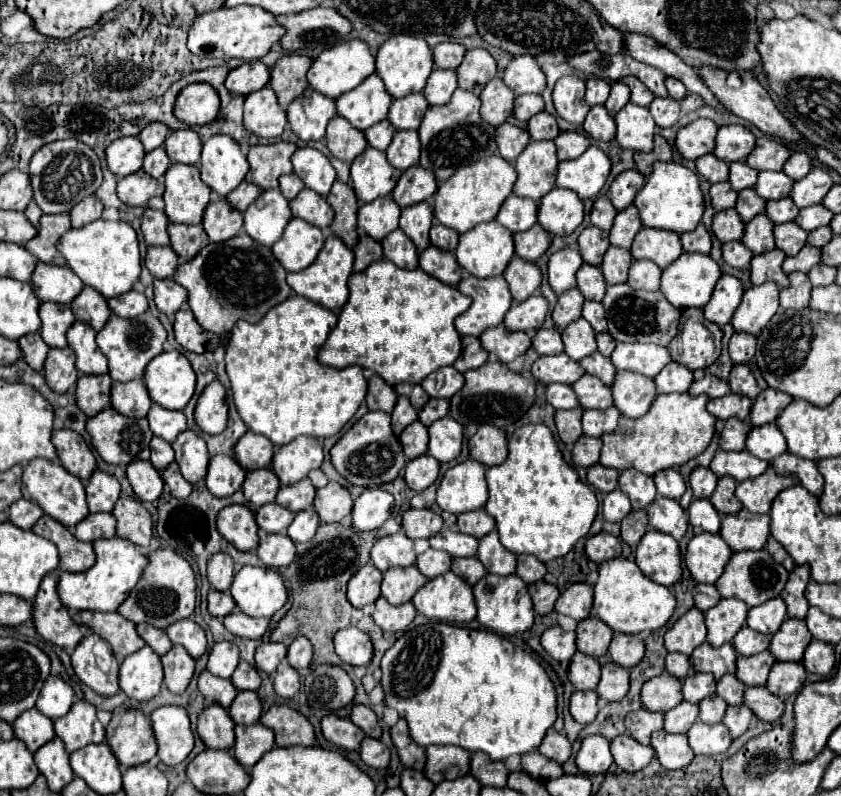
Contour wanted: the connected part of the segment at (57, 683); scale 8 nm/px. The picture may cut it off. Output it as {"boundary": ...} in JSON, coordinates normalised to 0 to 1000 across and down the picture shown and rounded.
{"boundary":[[[57,849],[57,854],[52,857],[52,862],[48,867],[48,874],[43,879],[43,889],[52,899],[67,905],[83,892],[86,882],[88,882],[86,864],[69,849]]]}

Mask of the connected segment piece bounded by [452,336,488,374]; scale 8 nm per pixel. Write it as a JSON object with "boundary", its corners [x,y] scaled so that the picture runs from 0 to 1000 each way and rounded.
{"boundary":[[[554,422],[554,425],[549,425],[549,445],[545,447],[545,452],[537,460],[552,470],[556,465],[571,462],[573,457],[578,457],[578,452],[580,452],[580,442],[573,440],[571,427]]]}

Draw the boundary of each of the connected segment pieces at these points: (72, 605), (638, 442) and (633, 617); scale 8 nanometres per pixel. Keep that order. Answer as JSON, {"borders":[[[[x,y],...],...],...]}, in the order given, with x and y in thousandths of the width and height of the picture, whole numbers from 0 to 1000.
{"borders":[[[[140,673],[131,678],[114,678],[112,693],[114,693],[114,706],[107,716],[95,721],[71,719],[69,724],[71,756],[86,769],[95,769],[95,766],[138,769],[140,759],[152,749],[155,739],[159,739],[159,734],[169,721],[169,714],[174,711],[174,698],[166,696],[159,683]]],[[[782,495],[768,523],[759,528],[747,528],[740,523],[732,543],[716,545],[718,560],[713,583],[732,590],[744,590],[751,585],[771,598],[778,598],[778,593],[792,588],[816,583],[820,575],[835,570],[849,548],[851,525],[839,515],[839,505],[842,500],[837,495]]],[[[728,701],[713,709],[713,724],[706,734],[706,771],[730,794],[759,796],[766,791],[782,791],[794,781],[801,761],[801,746],[792,736],[785,736],[768,726],[756,706],[747,701]]]]}

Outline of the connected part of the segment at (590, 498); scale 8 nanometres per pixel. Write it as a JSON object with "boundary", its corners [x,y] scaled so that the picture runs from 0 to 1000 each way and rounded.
{"boundary":[[[628,533],[609,545],[602,580],[580,588],[578,603],[583,623],[576,641],[590,653],[597,686],[611,696],[635,696],[642,706],[673,698],[699,671],[711,641],[706,618],[671,580],[647,533]]]}

